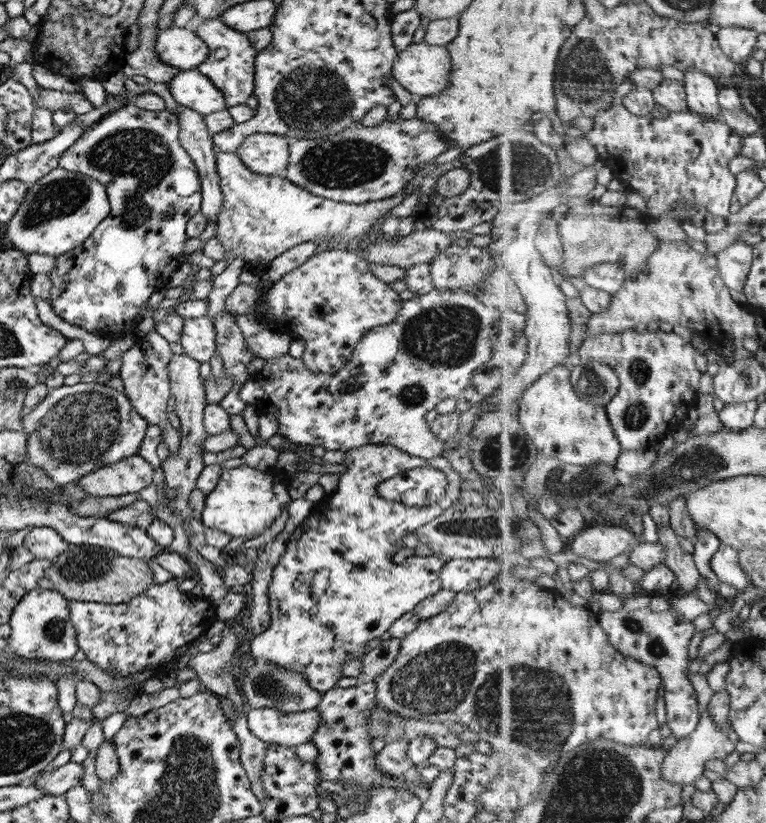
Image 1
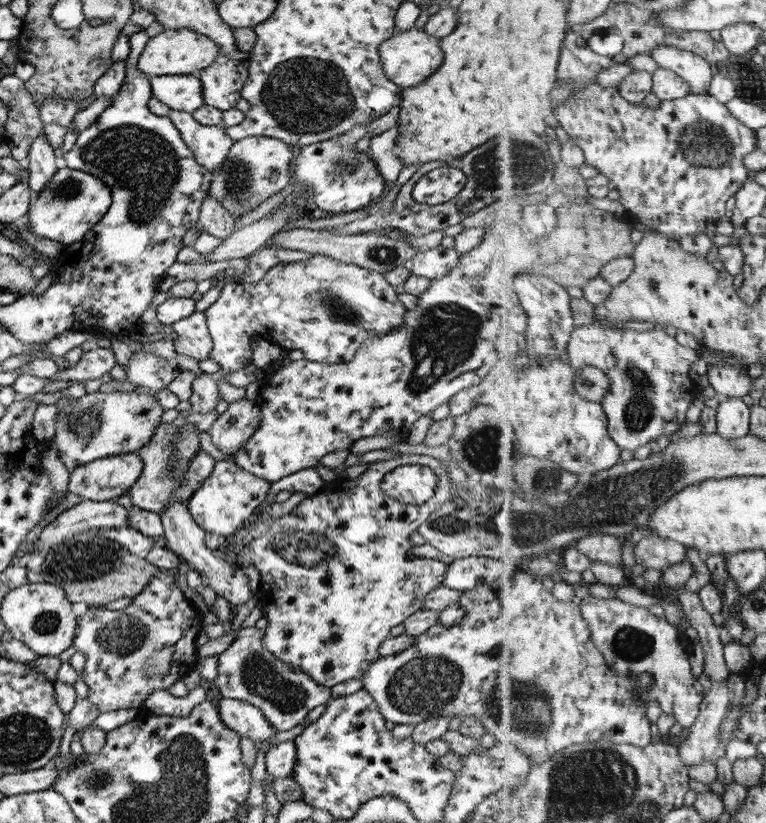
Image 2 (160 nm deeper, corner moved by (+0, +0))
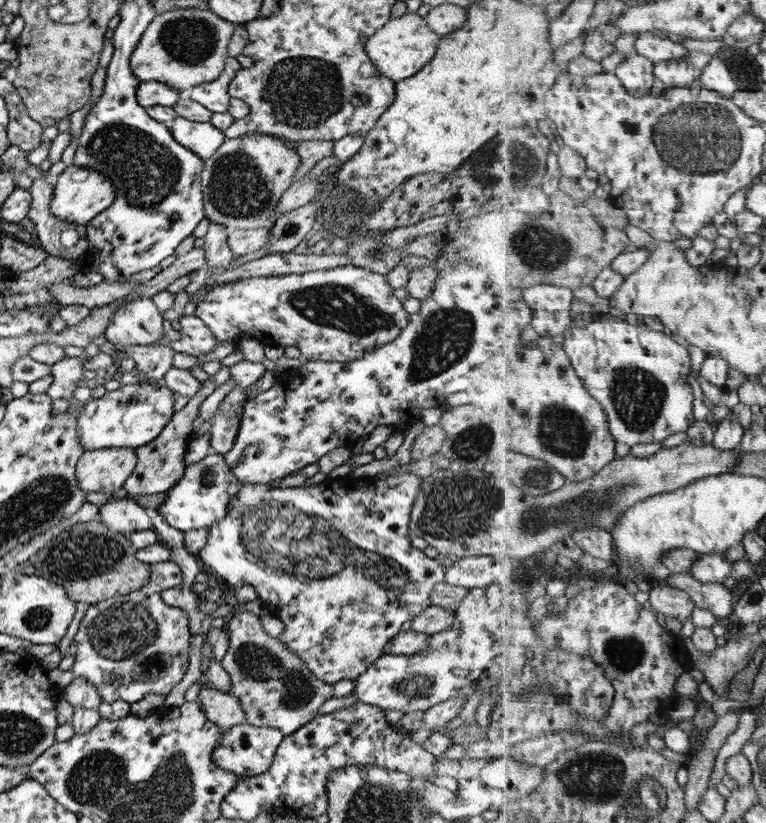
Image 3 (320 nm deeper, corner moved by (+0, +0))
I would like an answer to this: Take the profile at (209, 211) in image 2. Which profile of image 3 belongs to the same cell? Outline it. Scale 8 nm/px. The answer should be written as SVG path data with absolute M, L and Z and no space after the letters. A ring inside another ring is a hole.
M210 222L207 233L202 237L202 248L205 251L205 269L212 270L229 265L229 261L233 257L227 244L228 231L220 224Z

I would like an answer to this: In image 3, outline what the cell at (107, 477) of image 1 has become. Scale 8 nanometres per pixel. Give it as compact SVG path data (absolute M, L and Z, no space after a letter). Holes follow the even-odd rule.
M102 448L83 451L76 460L74 475L77 486L88 492L105 492L122 487L136 465L136 454L130 448Z

